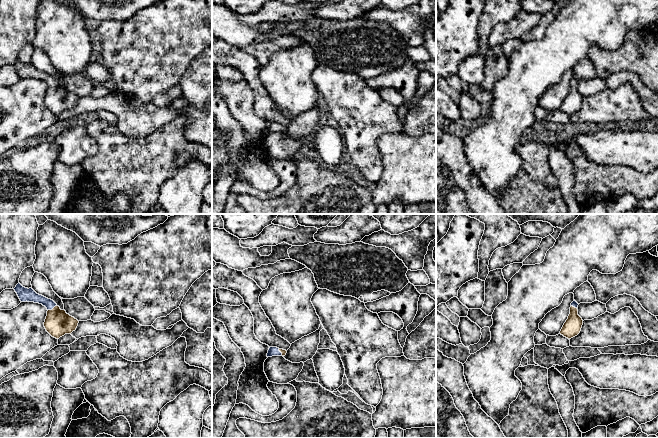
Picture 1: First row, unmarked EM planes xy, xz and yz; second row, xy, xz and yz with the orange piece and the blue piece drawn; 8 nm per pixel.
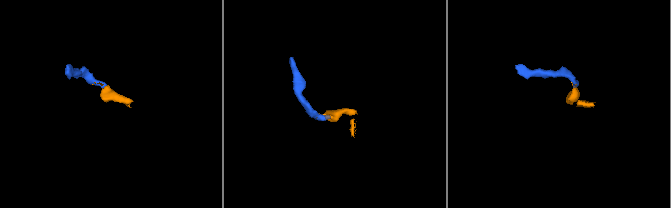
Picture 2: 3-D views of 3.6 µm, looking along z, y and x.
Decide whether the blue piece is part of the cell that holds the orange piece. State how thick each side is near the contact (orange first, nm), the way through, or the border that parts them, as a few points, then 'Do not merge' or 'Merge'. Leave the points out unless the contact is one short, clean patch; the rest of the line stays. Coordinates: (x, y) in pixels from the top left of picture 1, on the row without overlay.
Thickness 200 nm (orange) against 110 nm. Path across: xy (58, 99), (53, 84), (43, 76), (29, 71). Merge

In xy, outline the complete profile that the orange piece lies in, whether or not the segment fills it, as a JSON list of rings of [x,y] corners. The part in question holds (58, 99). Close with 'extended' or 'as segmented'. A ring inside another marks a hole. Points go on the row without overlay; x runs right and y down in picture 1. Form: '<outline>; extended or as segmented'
[[[20,59],[14,64],[21,78],[34,78],[47,84],[47,92],[44,98],[46,107],[54,114],[59,115],[65,110],[71,110],[76,106],[79,97],[61,86],[51,75],[37,70],[32,64],[25,64]]]; extended

